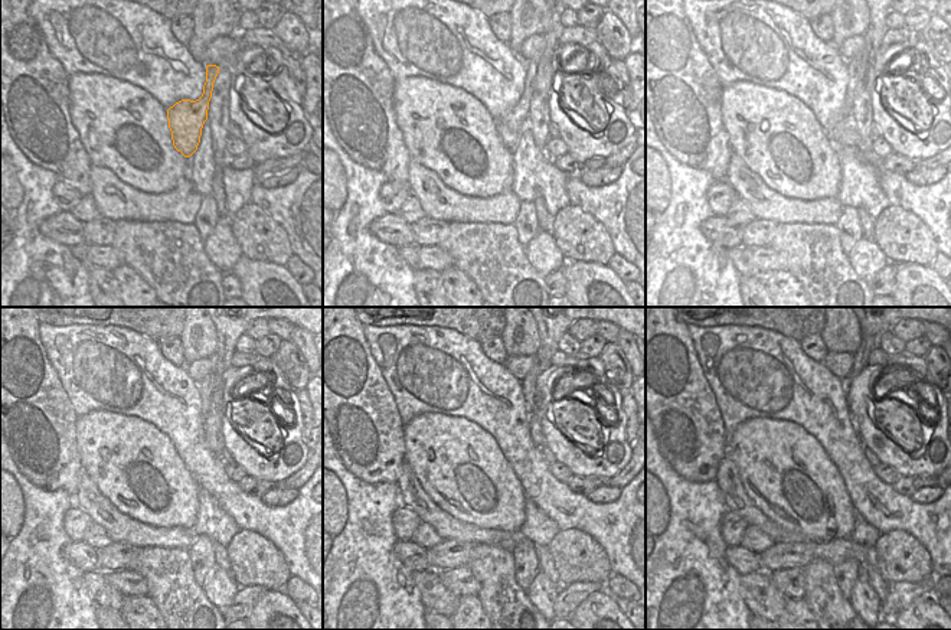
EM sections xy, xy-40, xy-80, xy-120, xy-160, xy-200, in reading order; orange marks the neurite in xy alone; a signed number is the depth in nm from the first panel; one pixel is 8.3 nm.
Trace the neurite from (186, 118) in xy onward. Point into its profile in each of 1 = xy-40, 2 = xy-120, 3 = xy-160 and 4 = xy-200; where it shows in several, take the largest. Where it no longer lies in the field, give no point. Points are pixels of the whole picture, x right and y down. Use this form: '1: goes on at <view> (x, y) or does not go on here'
1: goes on at xy-40 (510, 126)
2: goes on at xy-120 (208, 384)
3: goes on at xy-160 (530, 394)
4: goes on at xy-200 (859, 356)

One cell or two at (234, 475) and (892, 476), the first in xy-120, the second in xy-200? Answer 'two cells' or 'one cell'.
one cell

